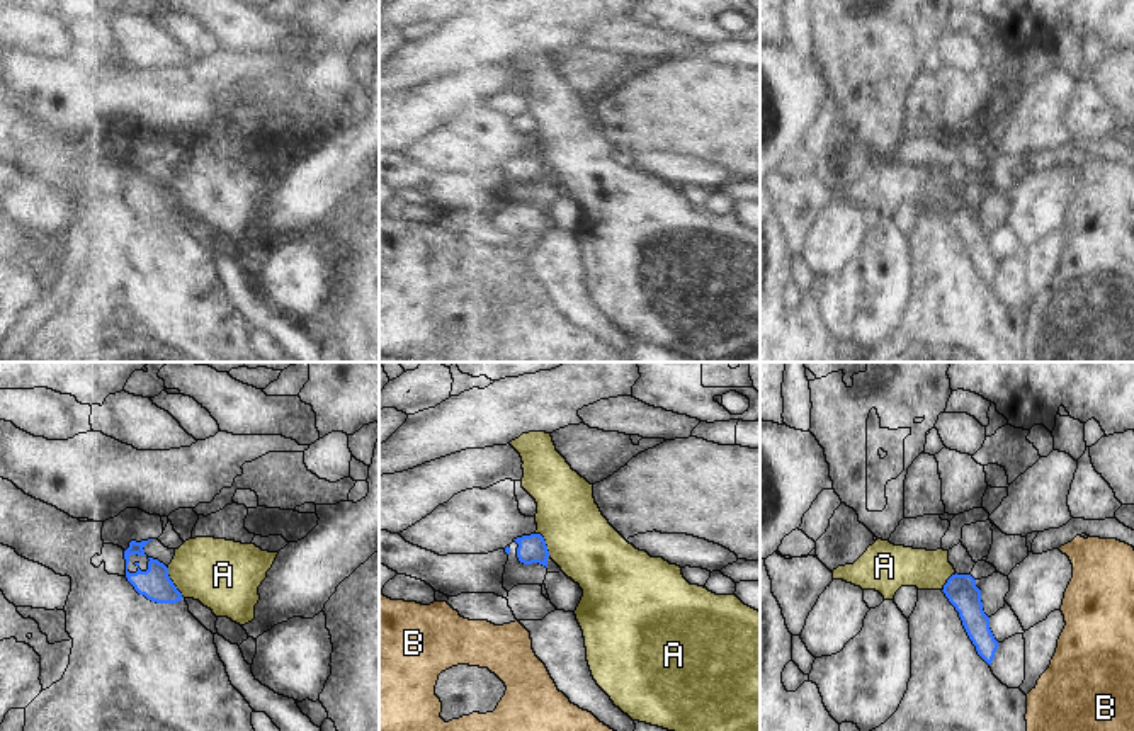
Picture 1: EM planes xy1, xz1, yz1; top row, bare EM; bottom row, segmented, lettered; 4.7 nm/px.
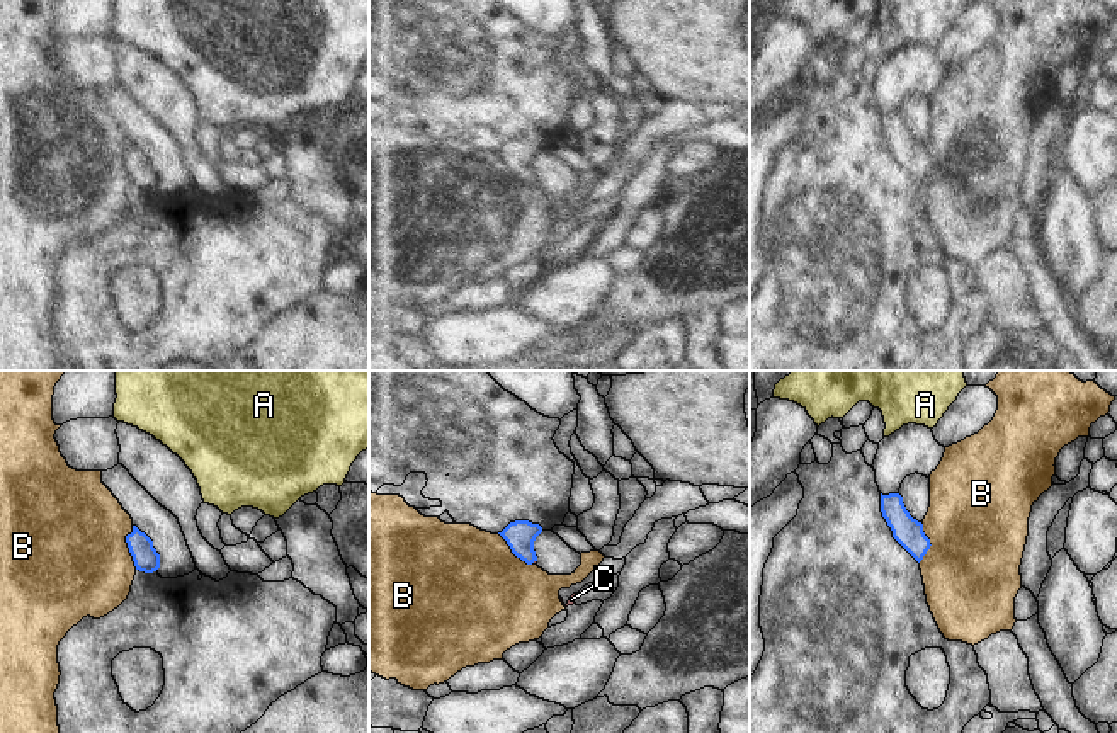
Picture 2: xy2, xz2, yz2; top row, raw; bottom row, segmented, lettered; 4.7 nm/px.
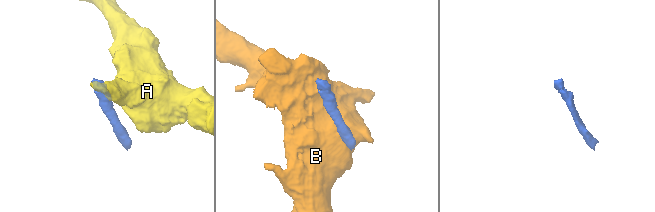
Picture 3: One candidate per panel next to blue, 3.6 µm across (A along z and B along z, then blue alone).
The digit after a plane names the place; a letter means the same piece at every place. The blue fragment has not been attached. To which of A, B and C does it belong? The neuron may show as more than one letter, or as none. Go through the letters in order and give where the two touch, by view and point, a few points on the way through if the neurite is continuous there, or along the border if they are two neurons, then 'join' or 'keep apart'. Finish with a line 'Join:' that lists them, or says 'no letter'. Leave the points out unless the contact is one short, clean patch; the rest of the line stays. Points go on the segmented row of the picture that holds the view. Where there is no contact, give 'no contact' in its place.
A: contact xy1 (172, 583); border xy1 (167, 568), (169, 578), (184, 597); keep apart
B: contact xy2 (128, 546); border xy2 (131, 526), (126, 546), (136, 568); keep apart
C: contact xz2 (532, 562); way xz2 (521, 534), (522, 548), (532, 562), (534, 562); join
Join: C

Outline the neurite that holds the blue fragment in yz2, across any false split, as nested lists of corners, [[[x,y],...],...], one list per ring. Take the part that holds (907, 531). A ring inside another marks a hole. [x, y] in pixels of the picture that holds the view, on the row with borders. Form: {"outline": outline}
{"outline": [[[881,493],[881,512],[893,531],[893,537],[920,563],[930,549],[923,524],[910,515],[899,493]]]}

